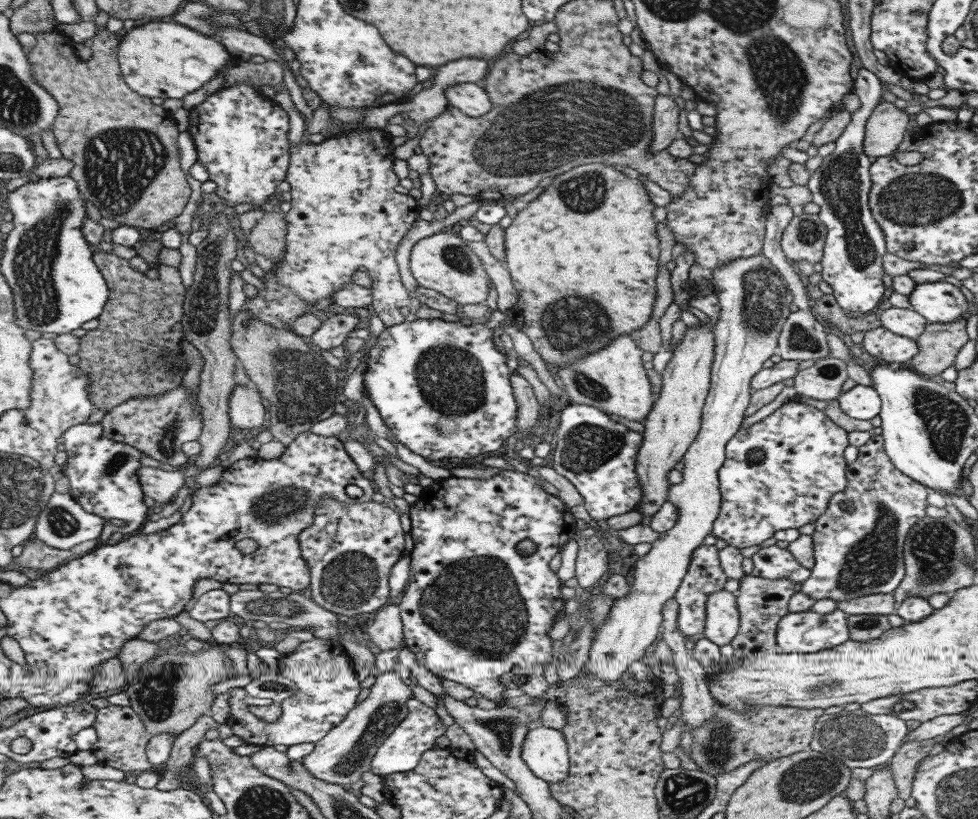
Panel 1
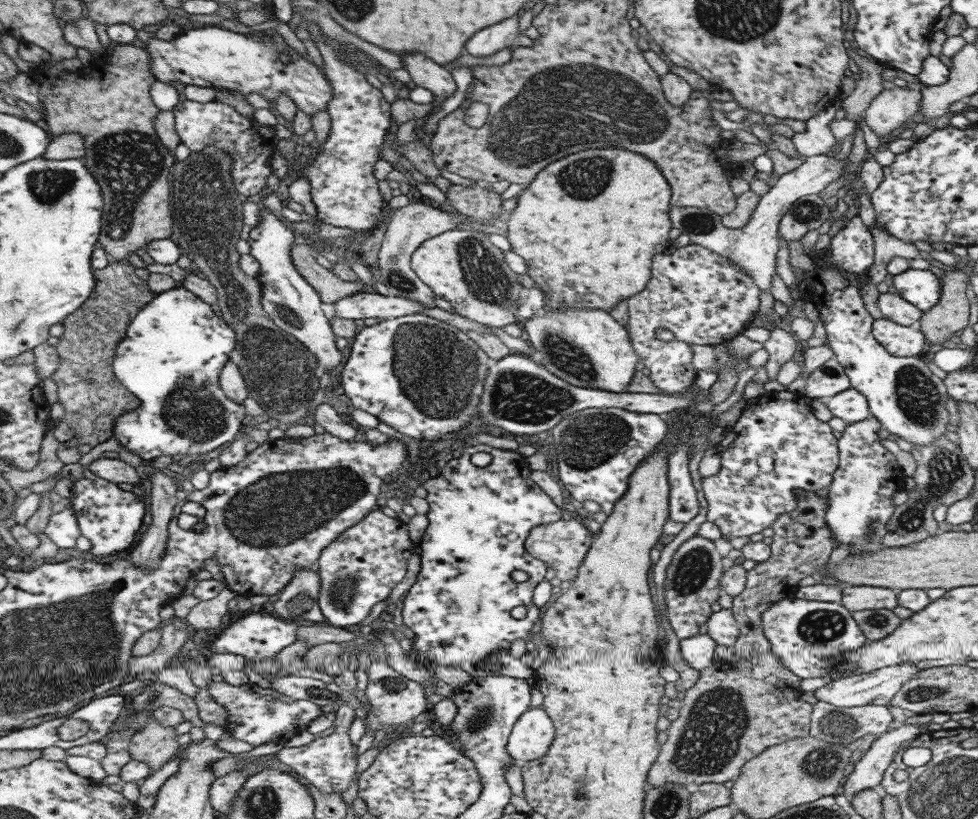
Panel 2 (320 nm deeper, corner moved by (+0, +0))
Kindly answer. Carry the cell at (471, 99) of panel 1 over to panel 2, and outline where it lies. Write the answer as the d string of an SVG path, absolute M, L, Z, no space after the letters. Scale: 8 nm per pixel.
M419 52L403 54L402 68L410 76L411 85L425 88L432 92L435 98L446 99L453 94L455 83L451 79L450 71L443 69L442 65L425 58Z

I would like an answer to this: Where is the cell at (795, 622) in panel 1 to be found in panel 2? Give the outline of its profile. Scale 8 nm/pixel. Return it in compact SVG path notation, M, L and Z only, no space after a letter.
M785 597L770 604L761 613L760 619L770 651L781 660L781 665L801 680L829 675L836 656L857 650L867 643L863 631L850 613L843 605L835 602Z

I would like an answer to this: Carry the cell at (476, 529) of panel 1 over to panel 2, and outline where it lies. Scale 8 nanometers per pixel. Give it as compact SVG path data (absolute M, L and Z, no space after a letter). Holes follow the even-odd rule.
M478 443L475 446L469 446L463 449L463 452L459 458L453 458L449 460L442 470L435 477L429 477L421 485L427 491L427 495L424 498L428 504L428 511L424 514L428 520L427 527L424 530L422 539L417 546L421 549L420 556L420 569L416 576L415 582L410 586L407 593L405 593L405 599L403 600L402 610L402 623L409 630L410 635L413 636L412 651L416 654L416 659L419 660L426 667L432 665L445 665L445 666L459 666L463 662L469 662L471 664L477 664L479 661L484 662L488 660L492 652L500 651L501 649L509 648L509 644L516 638L527 638L531 632L531 626L540 619L539 609L531 603L531 594L533 588L535 588L538 582L543 580L545 574L545 563L541 560L533 558L524 549L524 540L529 532L530 528L537 526L538 524L549 524L555 522L566 516L562 505L555 504L550 496L547 496L534 482L530 479L529 470L527 468L526 457L520 453L516 453L511 450L502 450L493 448L491 446ZM475 452L487 452L491 456L491 462L484 468L477 468L470 462L469 456L475 454ZM513 570L521 570L523 577L519 582L511 579L511 572ZM516 606L524 607L526 613L521 616L521 619L512 618L509 615L509 610Z

